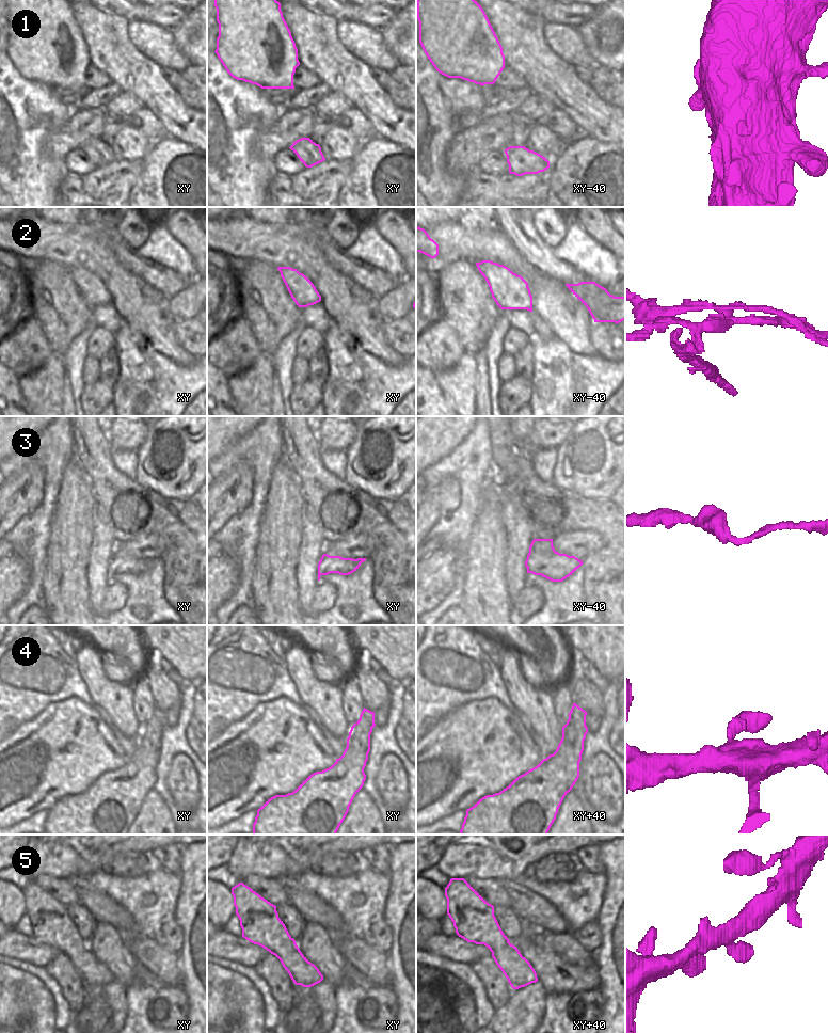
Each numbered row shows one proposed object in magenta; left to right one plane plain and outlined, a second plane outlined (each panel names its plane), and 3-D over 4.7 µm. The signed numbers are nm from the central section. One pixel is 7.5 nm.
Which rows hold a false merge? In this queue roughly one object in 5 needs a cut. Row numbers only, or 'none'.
2

